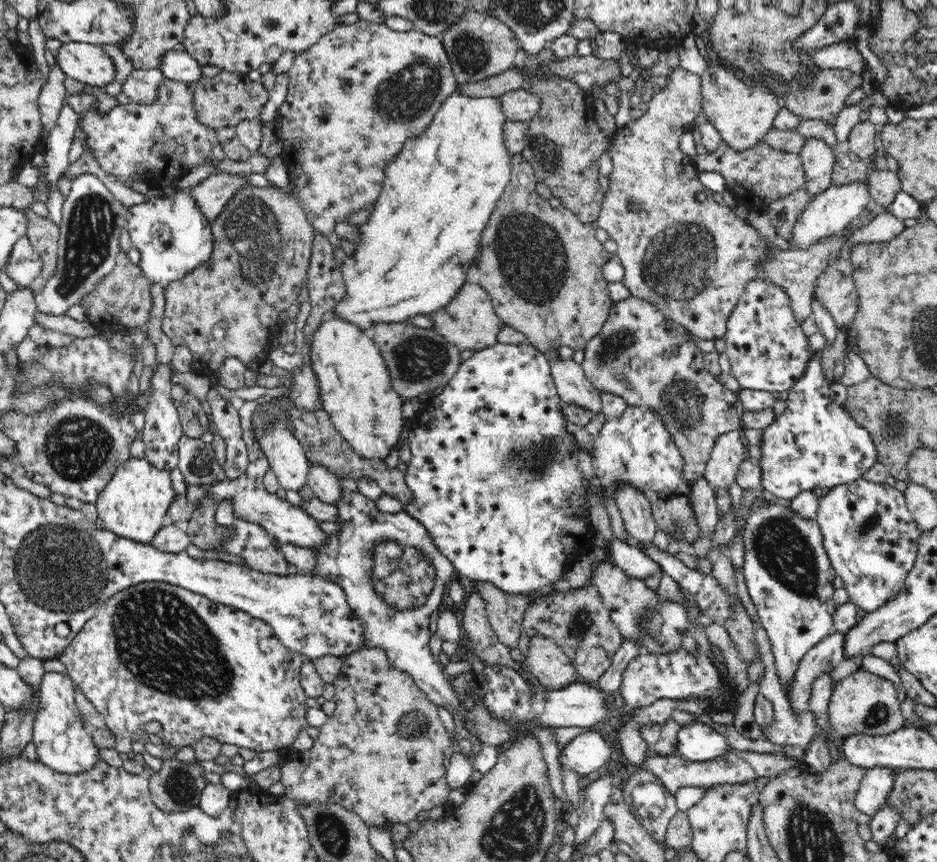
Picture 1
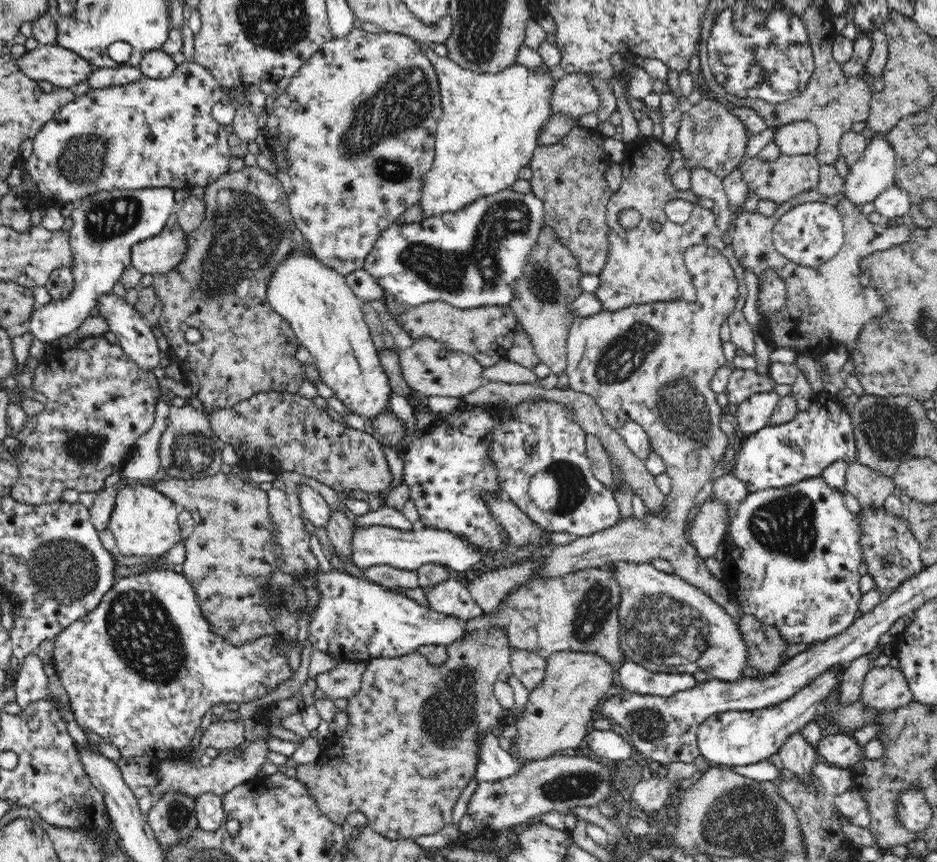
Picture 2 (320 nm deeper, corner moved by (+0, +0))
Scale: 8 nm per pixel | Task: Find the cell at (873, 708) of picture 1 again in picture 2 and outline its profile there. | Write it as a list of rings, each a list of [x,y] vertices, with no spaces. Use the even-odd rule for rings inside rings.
[[[874,666],[865,676],[861,699],[874,710],[894,710],[913,700],[913,692],[899,668]]]

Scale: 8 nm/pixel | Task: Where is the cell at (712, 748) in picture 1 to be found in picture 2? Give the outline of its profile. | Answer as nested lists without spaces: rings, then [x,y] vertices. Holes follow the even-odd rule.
[[[842,665],[830,667],[815,681],[780,704],[755,711],[728,711],[709,716],[697,728],[697,743],[702,756],[711,765],[729,768],[748,766],[778,753],[790,736],[802,730],[818,714],[818,706],[838,682],[840,668]]]

